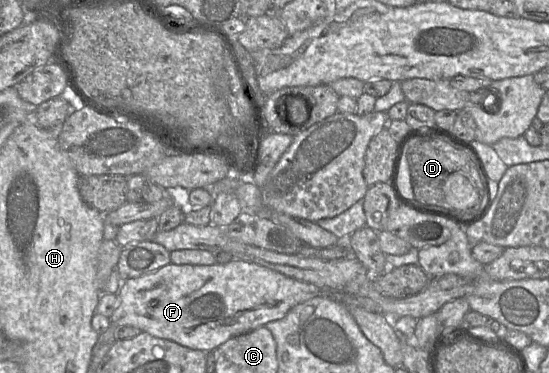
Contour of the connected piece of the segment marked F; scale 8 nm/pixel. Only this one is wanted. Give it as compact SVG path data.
M232 260L225 265L170 263L155 272L123 281L117 294L118 306L110 317L112 324L133 326L141 332L173 341L189 349L209 352L232 337L282 319L294 306L319 295L320 289L252 262Z

